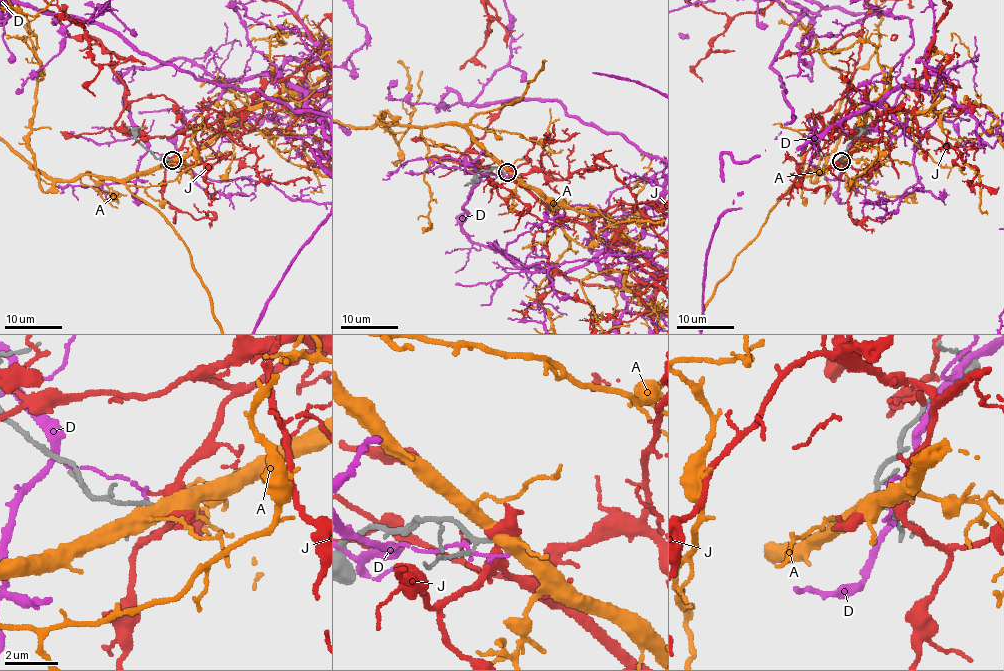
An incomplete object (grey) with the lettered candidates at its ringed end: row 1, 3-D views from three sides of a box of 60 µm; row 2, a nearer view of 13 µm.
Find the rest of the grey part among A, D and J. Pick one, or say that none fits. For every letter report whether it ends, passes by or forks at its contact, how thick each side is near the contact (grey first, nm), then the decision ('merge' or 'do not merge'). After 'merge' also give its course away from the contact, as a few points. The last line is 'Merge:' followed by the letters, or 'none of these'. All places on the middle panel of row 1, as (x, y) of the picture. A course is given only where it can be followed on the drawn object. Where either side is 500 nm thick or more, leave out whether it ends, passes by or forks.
A: it forks | 110/440 nm | merge
D: it forks | 150/80 nm | do not merge
J: it passes by | 120/300 nm | do not merge
Merge: A

